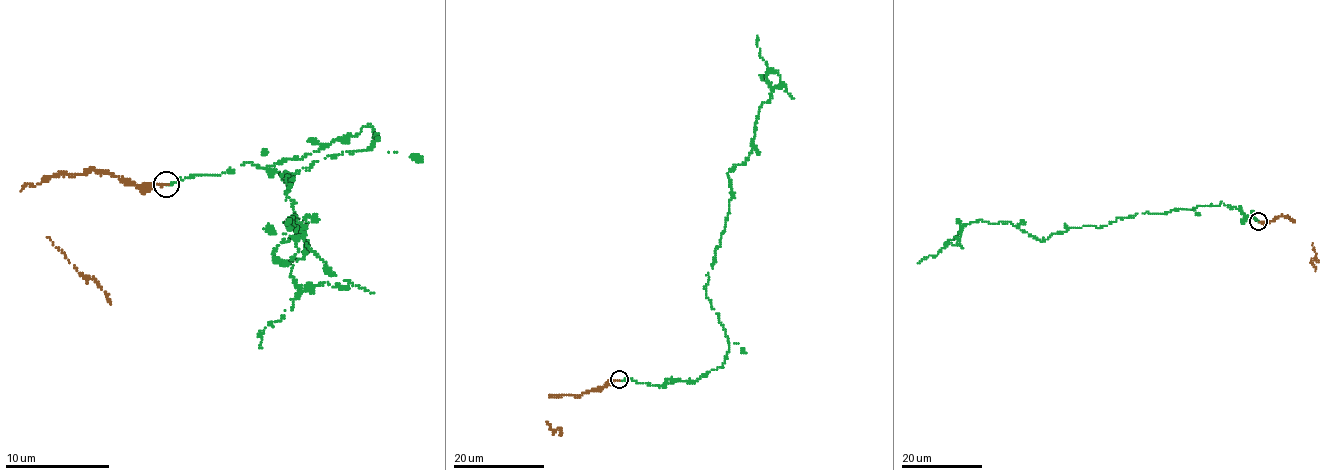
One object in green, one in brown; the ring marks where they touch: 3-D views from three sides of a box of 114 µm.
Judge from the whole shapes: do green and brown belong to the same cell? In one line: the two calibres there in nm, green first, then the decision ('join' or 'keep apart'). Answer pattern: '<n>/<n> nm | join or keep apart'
180/280 nm | keep apart

